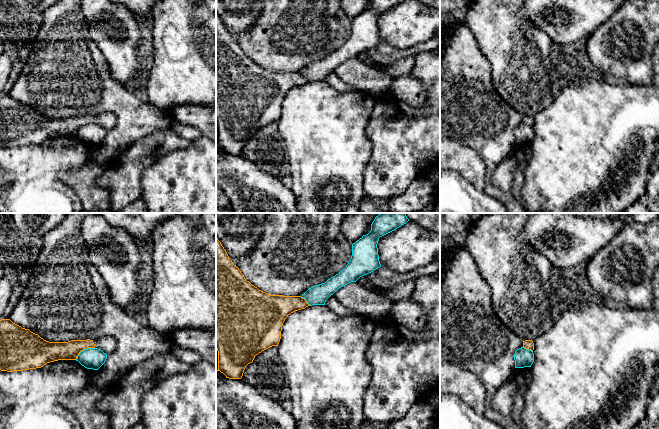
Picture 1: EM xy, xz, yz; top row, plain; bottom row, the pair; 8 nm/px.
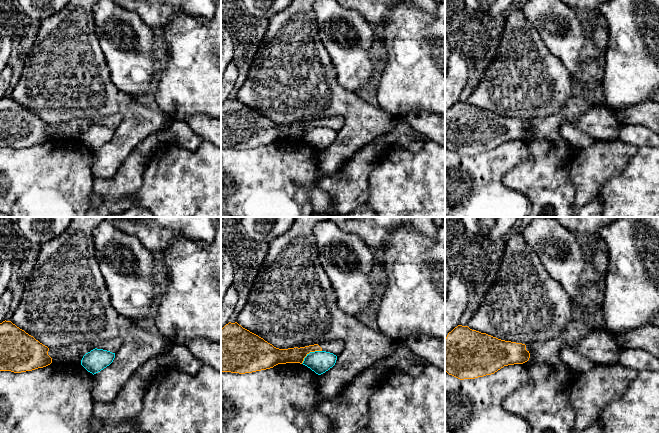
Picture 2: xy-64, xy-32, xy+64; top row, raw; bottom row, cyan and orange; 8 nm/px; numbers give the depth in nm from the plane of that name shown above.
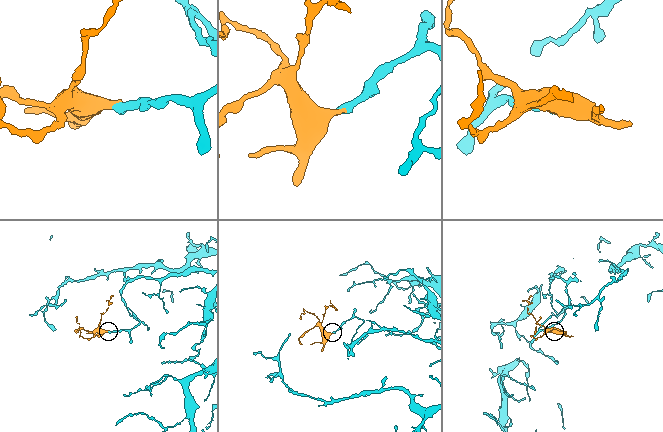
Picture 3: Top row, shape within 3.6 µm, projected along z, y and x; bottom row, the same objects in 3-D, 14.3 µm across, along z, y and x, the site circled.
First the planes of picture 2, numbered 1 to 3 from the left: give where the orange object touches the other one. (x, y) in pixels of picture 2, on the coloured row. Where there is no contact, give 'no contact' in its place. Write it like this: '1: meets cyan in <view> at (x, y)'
1: no contact
2: meets cyan in xy-32 at (310, 352)
3: no contact

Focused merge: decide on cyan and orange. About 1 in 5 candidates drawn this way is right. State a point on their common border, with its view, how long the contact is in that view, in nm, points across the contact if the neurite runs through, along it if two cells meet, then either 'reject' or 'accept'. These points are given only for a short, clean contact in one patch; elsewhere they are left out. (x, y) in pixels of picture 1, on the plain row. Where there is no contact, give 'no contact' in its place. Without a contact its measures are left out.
meets cyan in xy at (84, 125); contact 190 nm long; border along xy (94, 123), (83, 125), (75, 135); reject

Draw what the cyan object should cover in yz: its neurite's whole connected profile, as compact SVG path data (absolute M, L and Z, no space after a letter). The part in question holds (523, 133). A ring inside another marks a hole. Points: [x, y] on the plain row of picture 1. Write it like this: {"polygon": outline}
{"polygon": "M521 123L514 130L515 144L531 143L534 138L533 127Z"}

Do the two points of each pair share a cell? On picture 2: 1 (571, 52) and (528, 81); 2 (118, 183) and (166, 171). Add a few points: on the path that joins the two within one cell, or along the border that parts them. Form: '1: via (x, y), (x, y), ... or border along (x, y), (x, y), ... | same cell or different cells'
1: border along (544, 43), (560, 60), (571, 76) | different cells
2: border along (151, 155), (143, 183), (133, 196), (136, 200) | different cells

